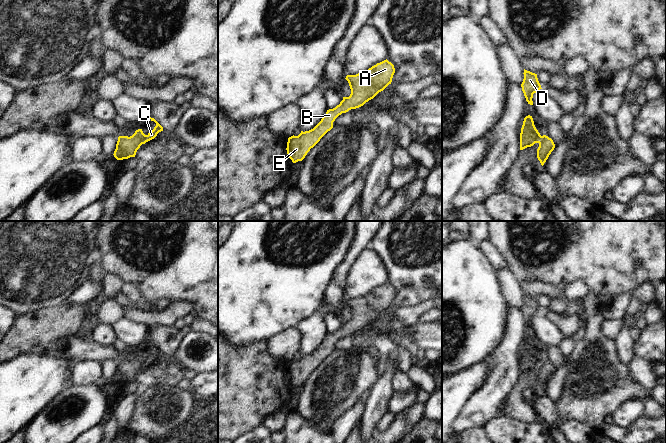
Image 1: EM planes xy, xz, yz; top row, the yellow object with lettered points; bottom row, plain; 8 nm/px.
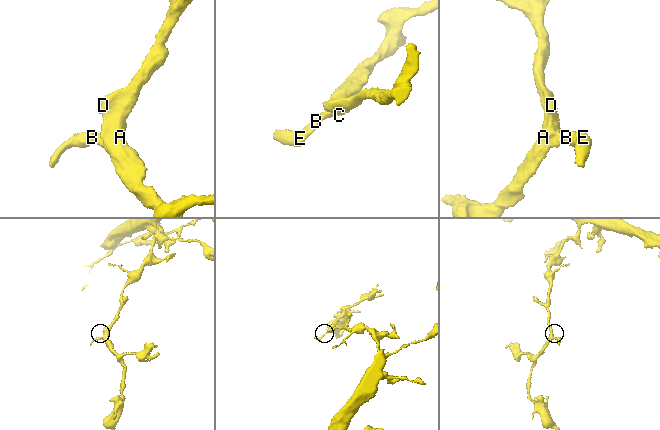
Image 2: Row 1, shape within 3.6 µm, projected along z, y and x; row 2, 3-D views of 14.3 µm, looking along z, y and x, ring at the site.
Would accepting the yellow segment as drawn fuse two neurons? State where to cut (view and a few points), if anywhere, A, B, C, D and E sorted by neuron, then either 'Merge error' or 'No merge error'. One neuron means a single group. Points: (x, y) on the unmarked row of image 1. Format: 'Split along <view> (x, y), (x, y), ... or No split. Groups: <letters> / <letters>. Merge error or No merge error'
No split. Groups: A B C D E. No merge error

